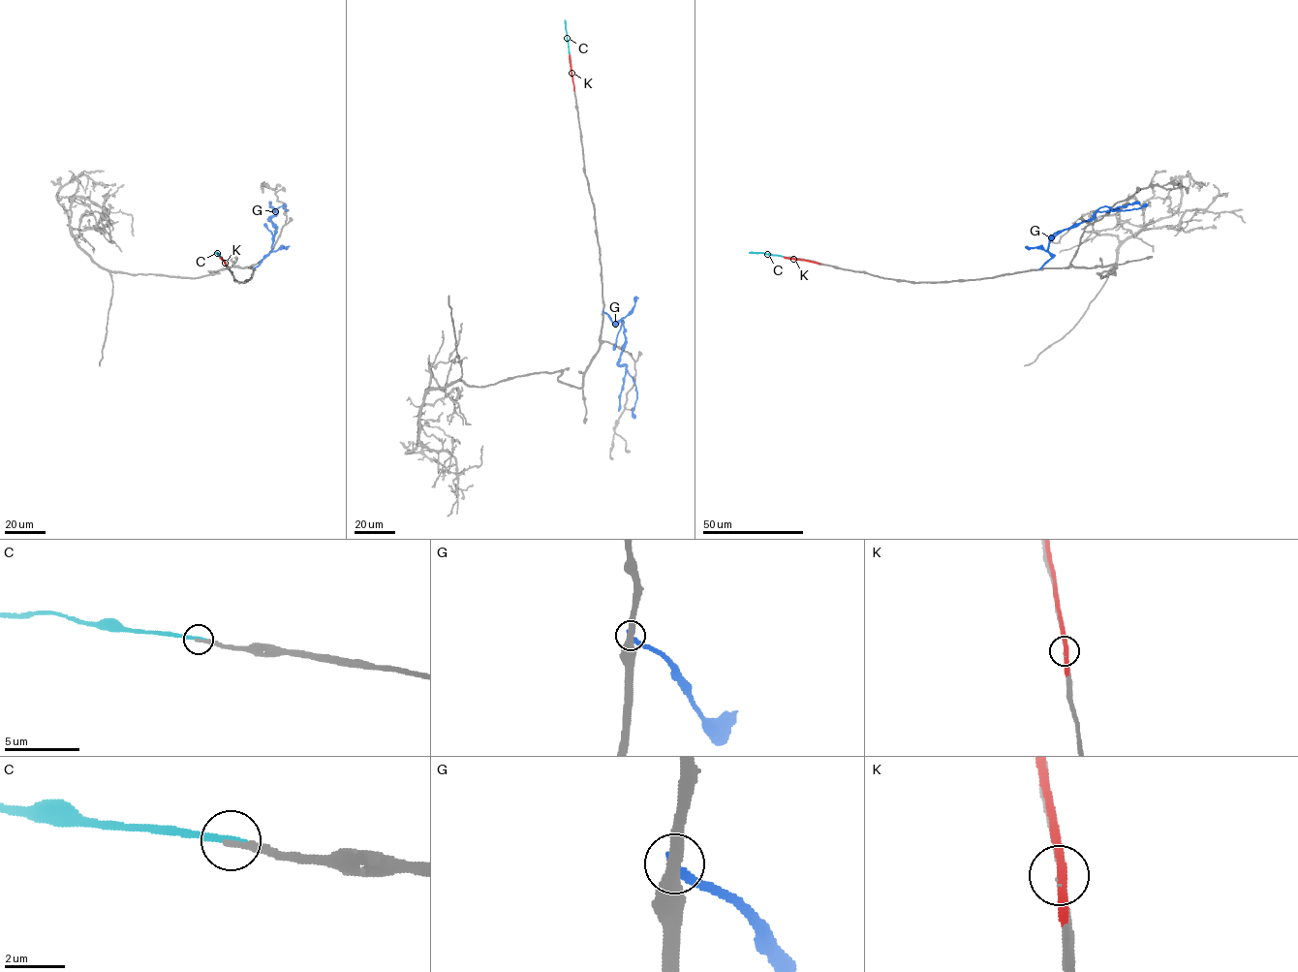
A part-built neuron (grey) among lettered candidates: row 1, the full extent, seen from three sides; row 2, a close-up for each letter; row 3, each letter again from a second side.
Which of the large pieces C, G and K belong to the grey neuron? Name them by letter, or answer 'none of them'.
none of them

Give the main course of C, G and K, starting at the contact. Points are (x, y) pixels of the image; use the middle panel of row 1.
C: (569, 52), (565, 19)
G: (602, 311), (613, 322), (621, 319), (624, 328), (625, 341), (618, 363), (626, 365), (635, 384), (634, 418)
K: (573, 87), (569, 54)

